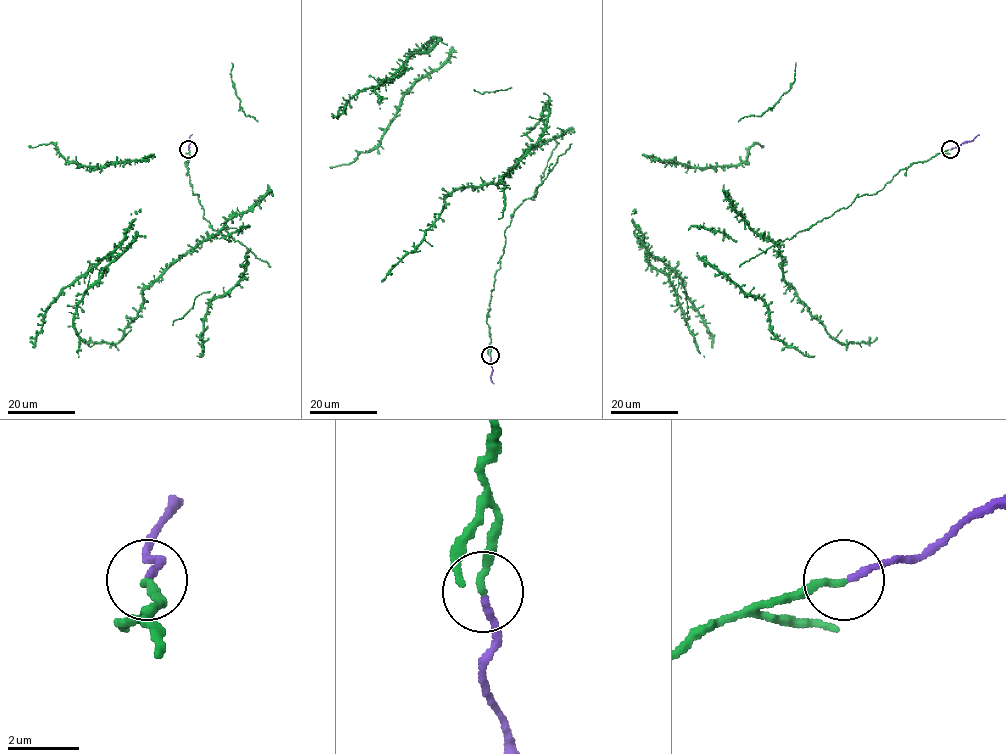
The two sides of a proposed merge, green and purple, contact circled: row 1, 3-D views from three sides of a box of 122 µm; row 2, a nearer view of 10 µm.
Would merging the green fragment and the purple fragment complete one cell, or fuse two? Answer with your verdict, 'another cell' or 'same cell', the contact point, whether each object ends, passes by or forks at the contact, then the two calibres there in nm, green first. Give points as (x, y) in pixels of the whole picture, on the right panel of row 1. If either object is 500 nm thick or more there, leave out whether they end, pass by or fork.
another cell; at (950, 149); green ends there; purple ends there; 200 nm thick on the green side, 180 nm on the other

